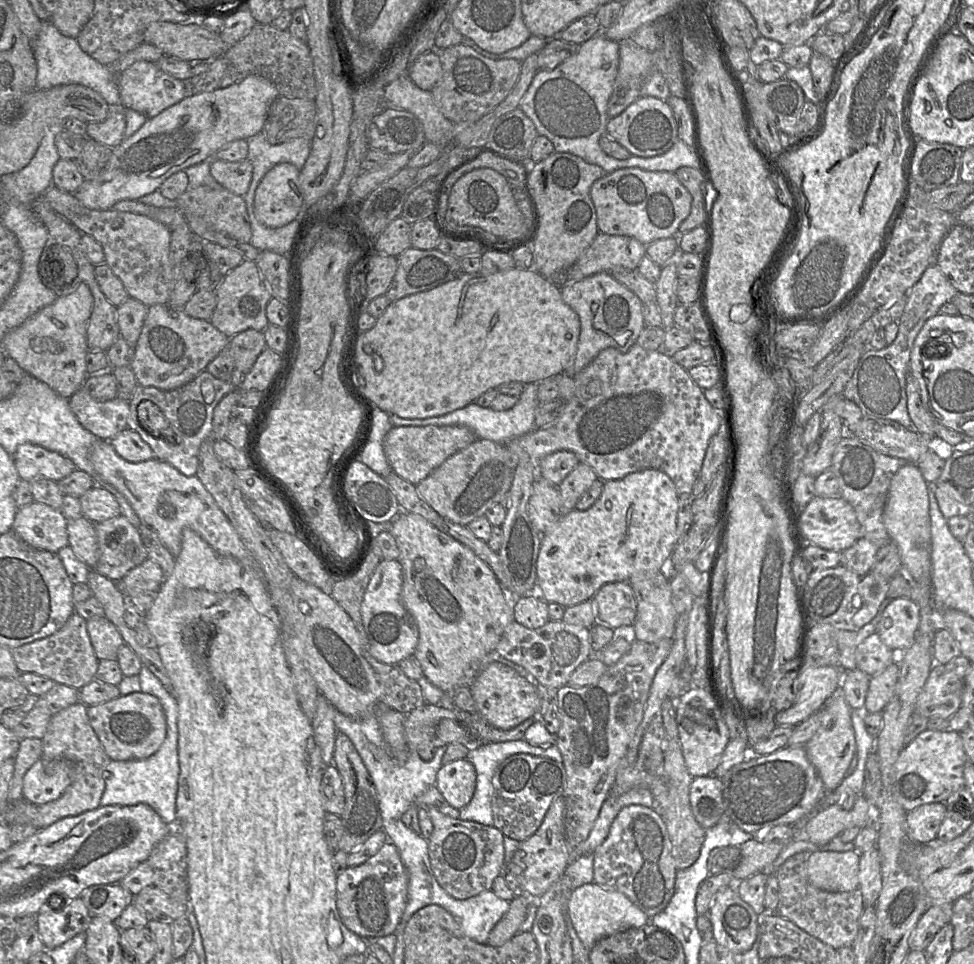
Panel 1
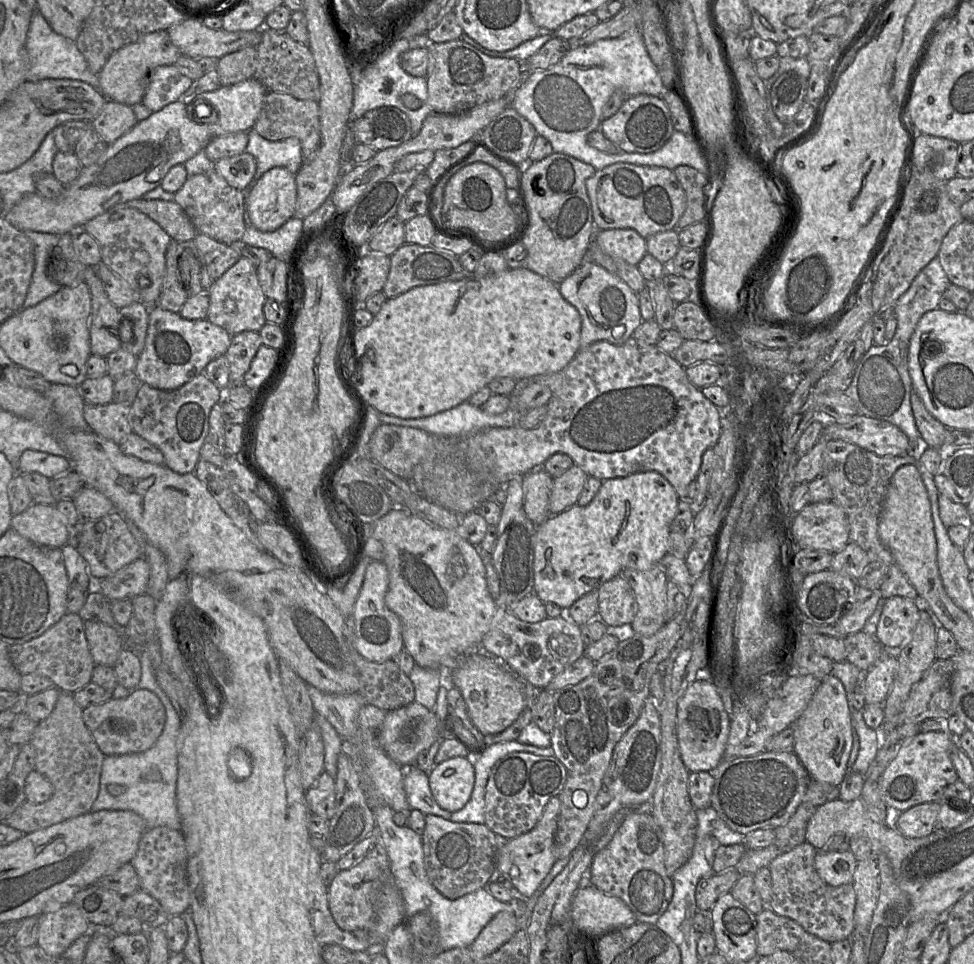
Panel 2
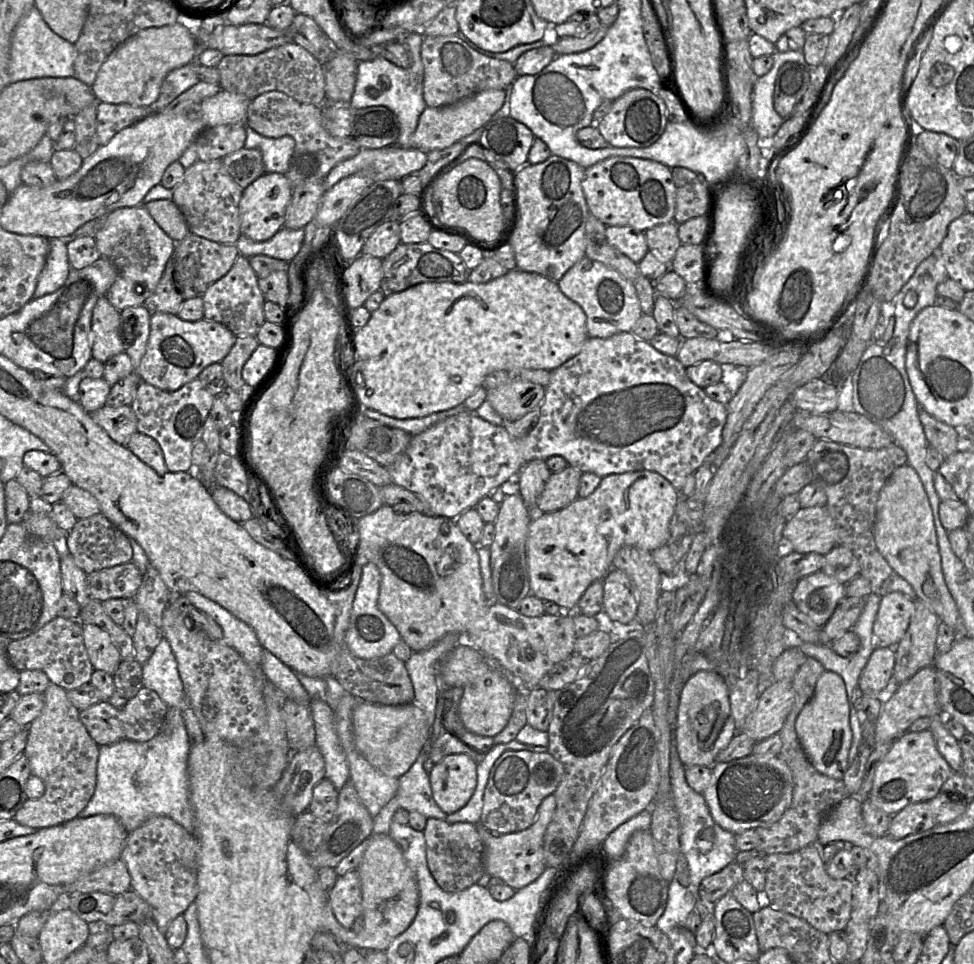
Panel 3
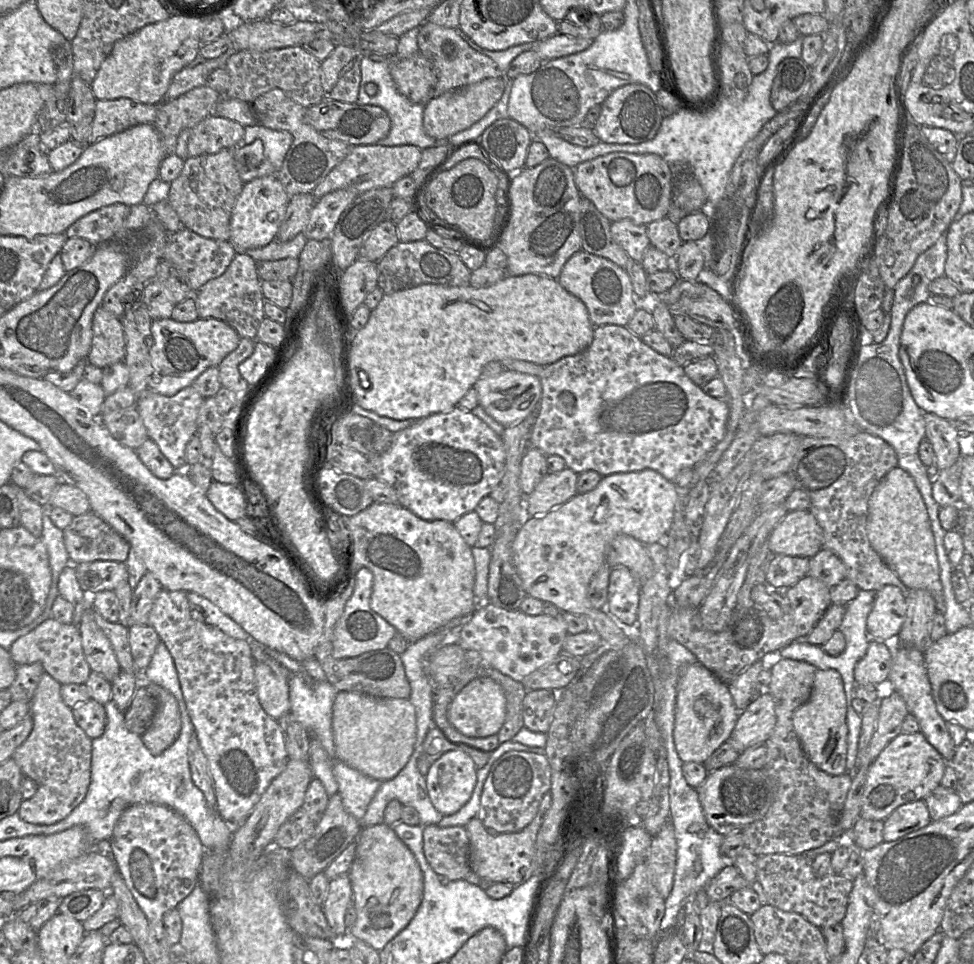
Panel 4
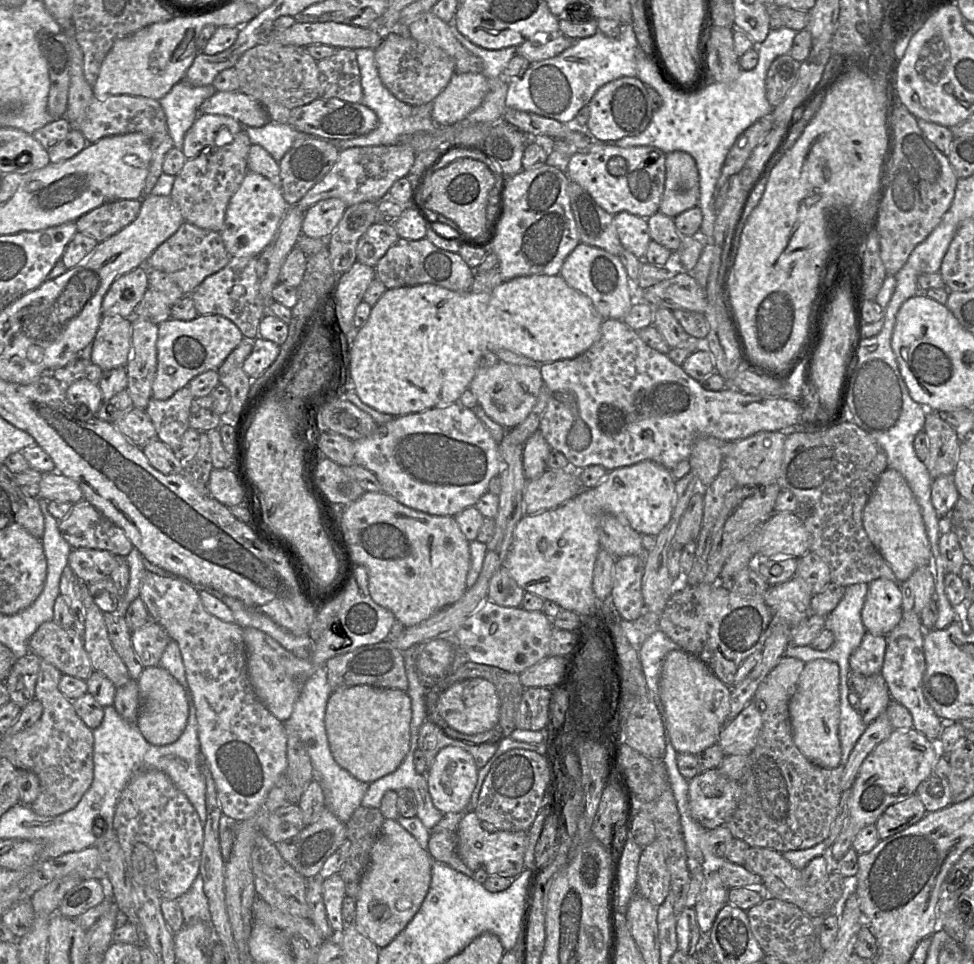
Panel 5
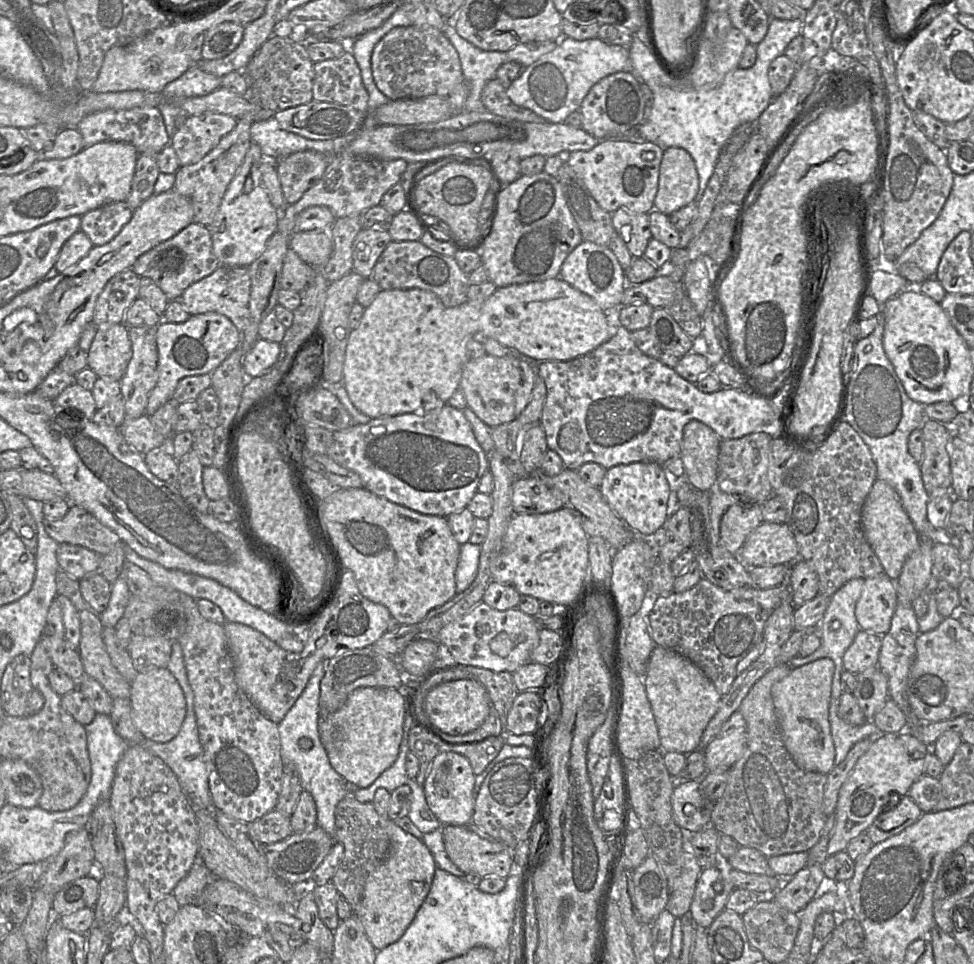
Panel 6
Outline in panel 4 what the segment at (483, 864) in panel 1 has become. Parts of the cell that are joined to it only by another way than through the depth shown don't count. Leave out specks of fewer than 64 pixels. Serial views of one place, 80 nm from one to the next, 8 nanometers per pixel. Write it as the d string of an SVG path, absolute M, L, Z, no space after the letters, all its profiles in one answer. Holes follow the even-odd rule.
M425 826L423 841L426 860L444 883L464 880L472 871L465 827Z

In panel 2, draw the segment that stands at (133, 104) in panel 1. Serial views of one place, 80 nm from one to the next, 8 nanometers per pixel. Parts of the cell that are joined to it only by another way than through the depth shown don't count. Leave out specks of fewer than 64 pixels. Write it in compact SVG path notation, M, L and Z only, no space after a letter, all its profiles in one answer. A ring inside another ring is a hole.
M174 64L157 66L149 72L141 104L153 113L160 111L178 101L192 82L193 80L183 75Z

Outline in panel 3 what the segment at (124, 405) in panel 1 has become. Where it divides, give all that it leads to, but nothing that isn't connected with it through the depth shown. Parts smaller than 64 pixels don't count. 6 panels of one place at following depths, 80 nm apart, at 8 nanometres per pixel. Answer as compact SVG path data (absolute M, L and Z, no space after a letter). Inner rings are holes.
M103 406L93 413L92 419L120 445L126 446L130 437L138 432L137 419L131 406Z

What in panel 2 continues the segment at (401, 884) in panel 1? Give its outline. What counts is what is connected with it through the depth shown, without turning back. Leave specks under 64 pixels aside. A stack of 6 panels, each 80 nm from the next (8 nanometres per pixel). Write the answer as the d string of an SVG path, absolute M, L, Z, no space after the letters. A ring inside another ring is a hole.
M377 842L358 864L338 872L328 887L328 905L335 922L342 930L354 932L373 928L373 897L382 881L388 877L391 877L390 860L381 842Z

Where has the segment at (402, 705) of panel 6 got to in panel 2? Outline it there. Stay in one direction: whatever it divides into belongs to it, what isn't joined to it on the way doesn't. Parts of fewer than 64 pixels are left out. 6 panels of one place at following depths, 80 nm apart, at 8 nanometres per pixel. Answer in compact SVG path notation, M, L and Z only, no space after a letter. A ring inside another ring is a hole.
M413 702L404 707L387 711L378 732L378 741L388 757L403 769L415 764L422 751L428 750L432 744L446 731L434 711Z

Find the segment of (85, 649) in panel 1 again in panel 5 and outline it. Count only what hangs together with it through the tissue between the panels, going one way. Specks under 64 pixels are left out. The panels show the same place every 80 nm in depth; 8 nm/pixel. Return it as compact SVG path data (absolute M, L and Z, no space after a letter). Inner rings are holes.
M52 621L41 624L28 641L30 653L52 664L62 674L86 680L93 672L82 637Z

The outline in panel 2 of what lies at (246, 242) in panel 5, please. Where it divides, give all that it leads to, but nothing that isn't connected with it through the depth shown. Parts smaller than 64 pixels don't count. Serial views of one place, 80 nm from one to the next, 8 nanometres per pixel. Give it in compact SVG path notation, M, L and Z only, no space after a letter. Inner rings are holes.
M284 167L265 172L247 196L251 223L262 232L273 232L294 217L296 203L296 174Z

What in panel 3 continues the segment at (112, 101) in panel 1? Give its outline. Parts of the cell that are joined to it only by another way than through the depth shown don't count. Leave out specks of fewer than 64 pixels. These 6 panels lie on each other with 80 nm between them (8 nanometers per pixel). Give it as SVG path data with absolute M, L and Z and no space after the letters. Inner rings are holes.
M34 6L20 19L12 34L8 68L10 83L33 78L72 77L76 56L74 43L54 33Z

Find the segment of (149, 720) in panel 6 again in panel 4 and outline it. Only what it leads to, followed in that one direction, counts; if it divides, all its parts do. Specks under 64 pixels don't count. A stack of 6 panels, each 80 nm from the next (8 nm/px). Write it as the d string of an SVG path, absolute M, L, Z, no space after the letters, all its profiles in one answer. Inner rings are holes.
M139 675L139 677L140 681L148 687L157 703L157 710L153 717L153 720L148 729L141 735L141 738L145 746L153 755L159 755L164 750L169 748L179 736L181 729L181 718L178 708L178 702L176 698L166 689L144 681L141 675Z

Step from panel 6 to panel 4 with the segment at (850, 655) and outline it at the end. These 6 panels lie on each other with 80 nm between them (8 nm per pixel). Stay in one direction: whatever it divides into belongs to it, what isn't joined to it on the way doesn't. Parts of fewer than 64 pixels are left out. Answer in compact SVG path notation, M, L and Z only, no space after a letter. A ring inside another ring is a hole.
M872 640L861 660L854 668L855 682L876 686L888 680L893 655L883 641Z

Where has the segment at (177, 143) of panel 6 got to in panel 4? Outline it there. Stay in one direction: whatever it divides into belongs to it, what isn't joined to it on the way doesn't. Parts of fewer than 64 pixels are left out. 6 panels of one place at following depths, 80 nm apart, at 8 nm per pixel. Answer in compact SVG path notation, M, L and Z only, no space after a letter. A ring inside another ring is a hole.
M210 115L190 130L189 156L210 155L225 148L233 149L242 143L244 134L244 127L238 122Z

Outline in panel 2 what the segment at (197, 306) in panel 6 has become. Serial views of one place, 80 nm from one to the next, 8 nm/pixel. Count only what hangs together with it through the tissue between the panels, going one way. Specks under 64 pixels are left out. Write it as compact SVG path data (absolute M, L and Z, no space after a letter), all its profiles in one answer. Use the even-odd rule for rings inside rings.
M241 257L214 281L208 296L210 304L207 319L224 328L231 336L243 331L259 332L267 322L263 310L267 297L260 286L257 267L245 257Z

